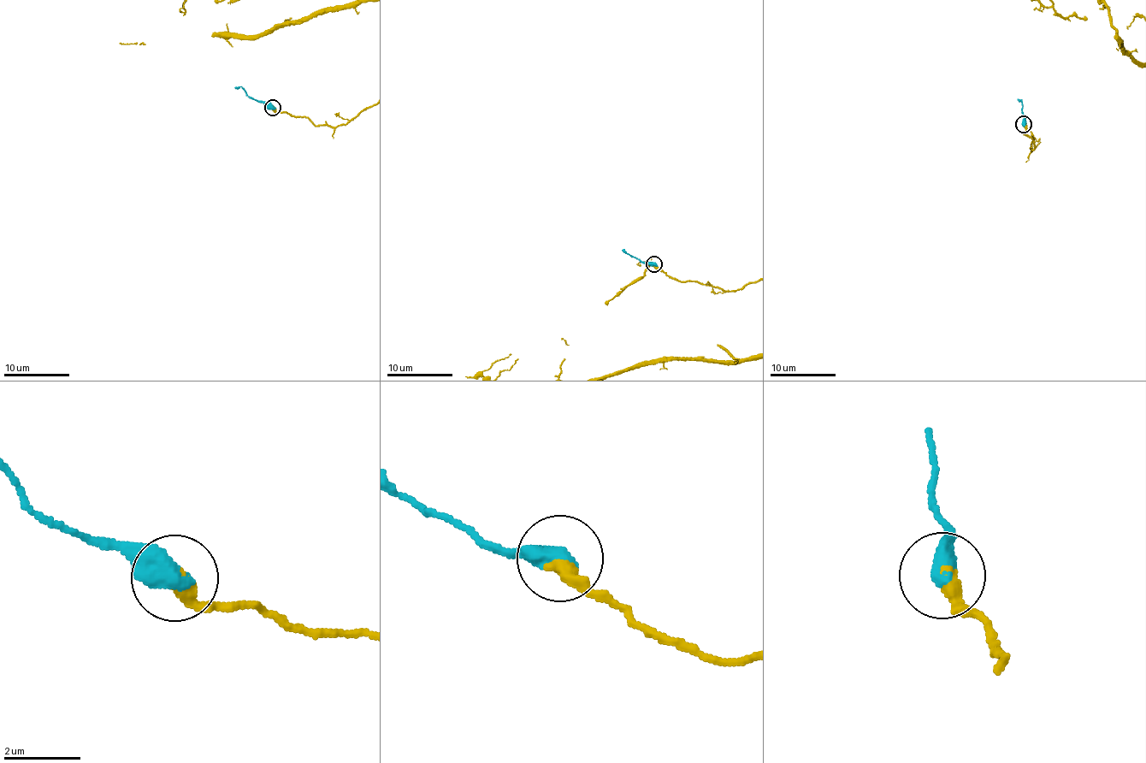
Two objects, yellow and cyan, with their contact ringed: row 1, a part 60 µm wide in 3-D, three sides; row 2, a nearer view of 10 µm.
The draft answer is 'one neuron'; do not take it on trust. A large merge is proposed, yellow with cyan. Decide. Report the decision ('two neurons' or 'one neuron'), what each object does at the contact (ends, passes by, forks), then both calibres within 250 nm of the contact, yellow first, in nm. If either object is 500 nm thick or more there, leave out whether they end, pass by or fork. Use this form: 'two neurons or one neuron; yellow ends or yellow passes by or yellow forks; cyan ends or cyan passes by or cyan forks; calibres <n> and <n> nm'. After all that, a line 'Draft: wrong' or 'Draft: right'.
one neuron; calibres 440 and 650 nm
Draft: right

